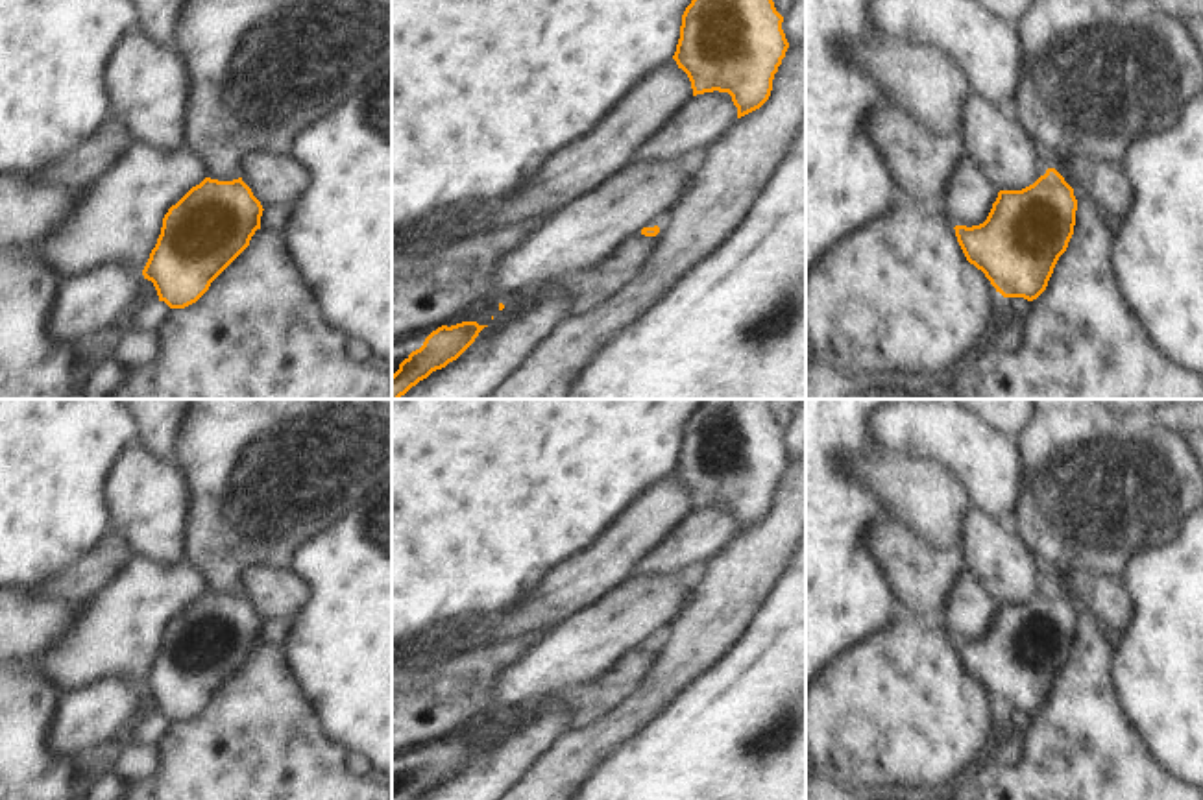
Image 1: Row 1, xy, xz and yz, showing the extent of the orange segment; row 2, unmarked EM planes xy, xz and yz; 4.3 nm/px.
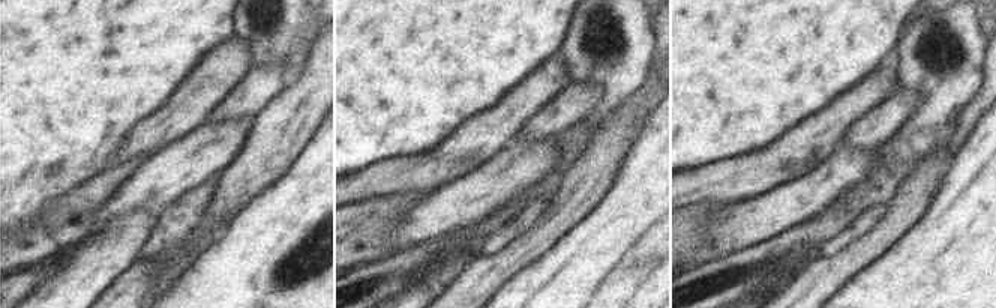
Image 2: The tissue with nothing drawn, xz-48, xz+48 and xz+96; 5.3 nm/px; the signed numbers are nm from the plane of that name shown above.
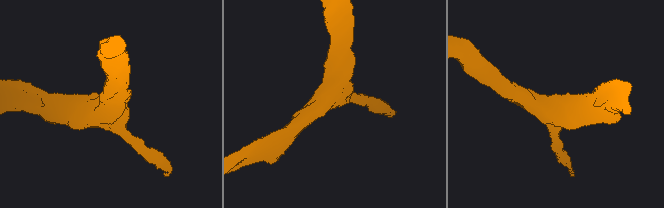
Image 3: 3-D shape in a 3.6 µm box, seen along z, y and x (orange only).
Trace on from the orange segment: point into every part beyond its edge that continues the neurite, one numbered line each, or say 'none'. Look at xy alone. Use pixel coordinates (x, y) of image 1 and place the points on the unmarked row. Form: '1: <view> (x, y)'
none

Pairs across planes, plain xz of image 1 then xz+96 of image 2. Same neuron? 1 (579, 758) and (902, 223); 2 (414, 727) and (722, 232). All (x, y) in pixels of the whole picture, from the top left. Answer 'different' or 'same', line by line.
1: same
2: different

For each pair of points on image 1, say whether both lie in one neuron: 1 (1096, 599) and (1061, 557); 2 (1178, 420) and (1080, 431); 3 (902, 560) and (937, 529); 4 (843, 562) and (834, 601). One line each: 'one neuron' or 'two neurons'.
1: two neurons
2: two neurons
3: two neurons
4: one neuron

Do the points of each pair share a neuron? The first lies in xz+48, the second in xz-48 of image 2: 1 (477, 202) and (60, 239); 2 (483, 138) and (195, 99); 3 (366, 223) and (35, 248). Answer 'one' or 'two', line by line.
1: two
2: one
3: one

